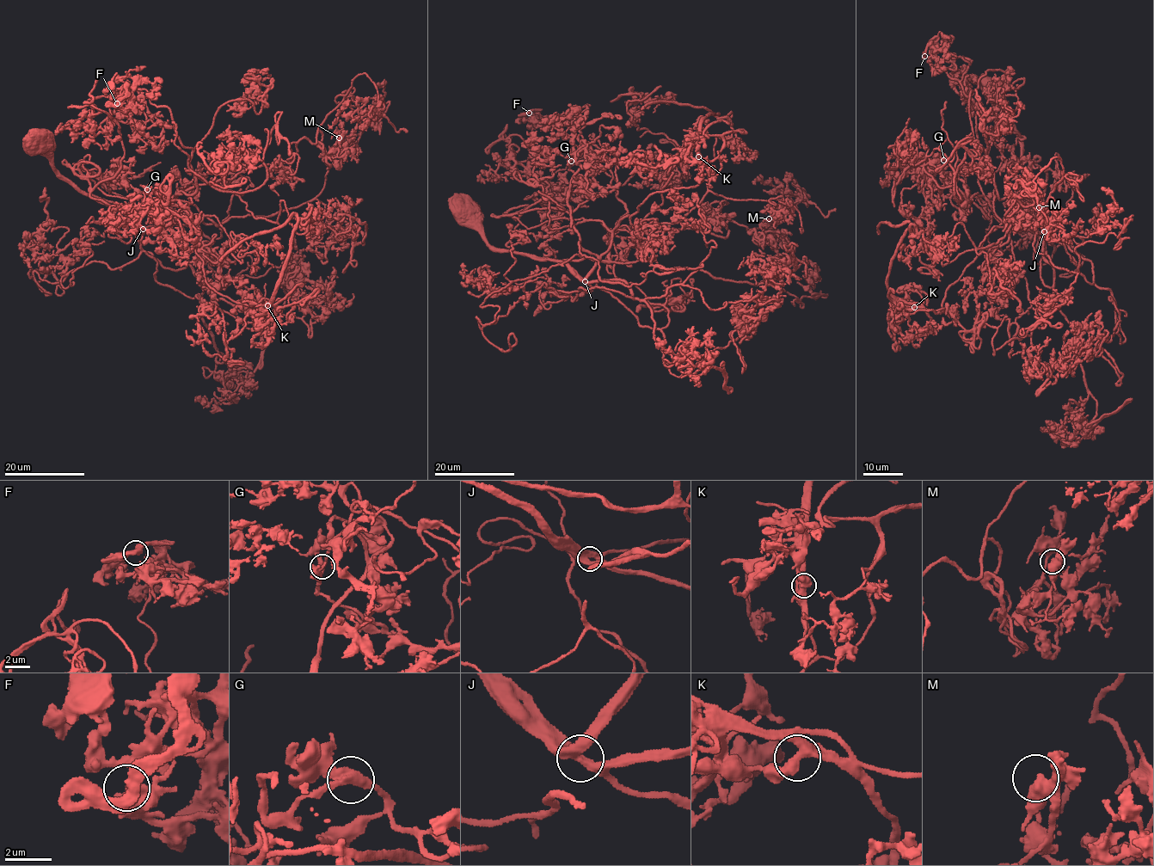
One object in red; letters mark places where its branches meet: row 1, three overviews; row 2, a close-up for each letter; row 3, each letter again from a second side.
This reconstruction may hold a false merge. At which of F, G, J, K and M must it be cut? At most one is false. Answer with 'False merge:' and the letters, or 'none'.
False merge: K

